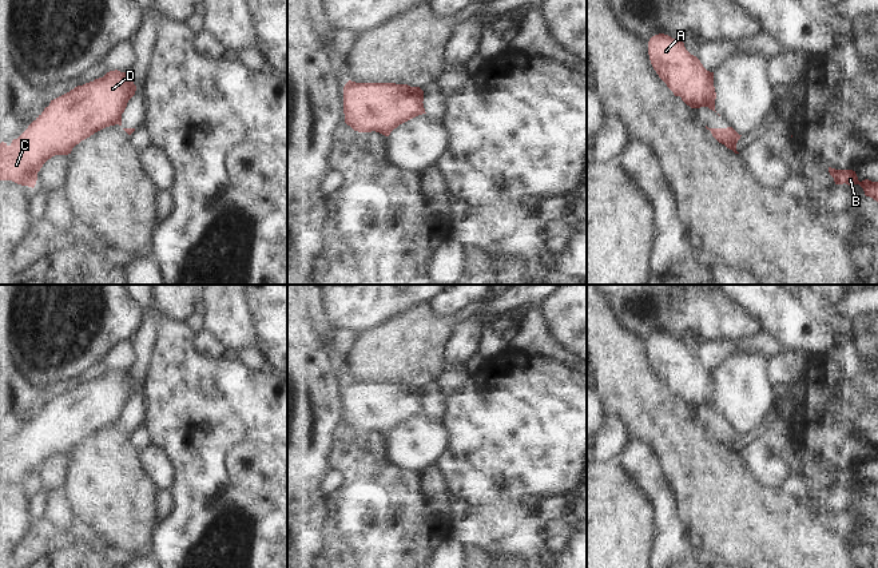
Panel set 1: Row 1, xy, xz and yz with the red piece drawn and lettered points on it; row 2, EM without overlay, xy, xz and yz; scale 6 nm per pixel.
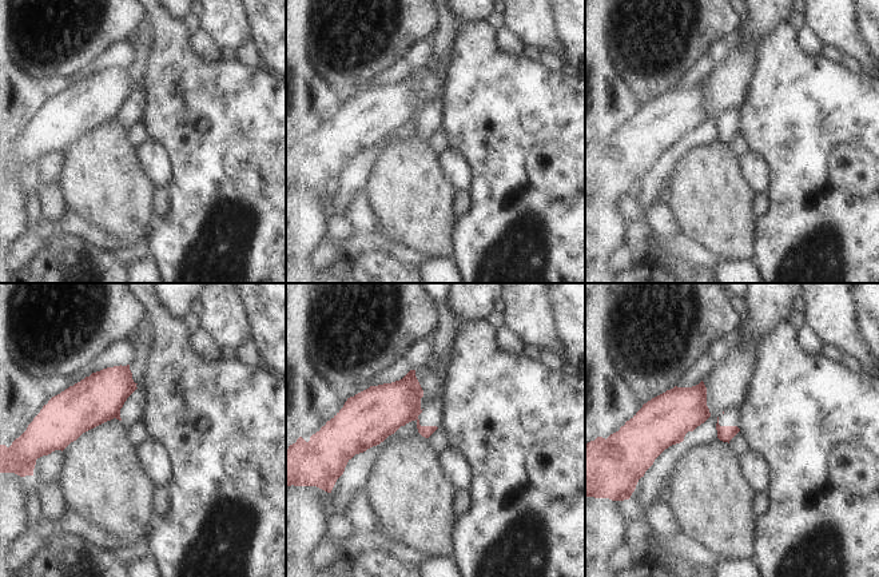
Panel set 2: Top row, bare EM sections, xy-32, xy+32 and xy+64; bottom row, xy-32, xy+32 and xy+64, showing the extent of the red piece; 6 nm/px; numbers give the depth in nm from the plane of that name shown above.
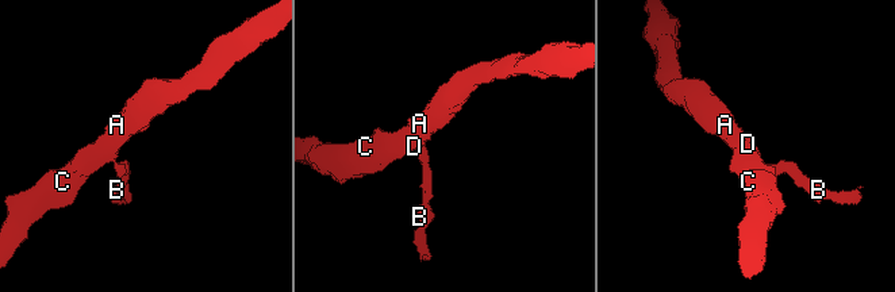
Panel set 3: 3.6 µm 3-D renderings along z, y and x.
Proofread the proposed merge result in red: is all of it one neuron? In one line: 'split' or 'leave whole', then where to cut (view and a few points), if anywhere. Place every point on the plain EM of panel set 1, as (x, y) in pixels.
split; cut xy (126, 402), (120, 412)

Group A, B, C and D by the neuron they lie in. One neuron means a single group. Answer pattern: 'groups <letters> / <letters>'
groups A C D / B

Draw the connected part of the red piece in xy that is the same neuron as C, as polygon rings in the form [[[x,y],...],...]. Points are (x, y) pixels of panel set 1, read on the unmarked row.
[[[115,369],[51,400],[17,438],[9,445],[0,442],[0,480],[12,480],[33,488],[37,472],[48,458],[55,454],[68,454],[82,440],[106,426],[119,424],[119,417],[135,390],[136,385],[128,372]]]

